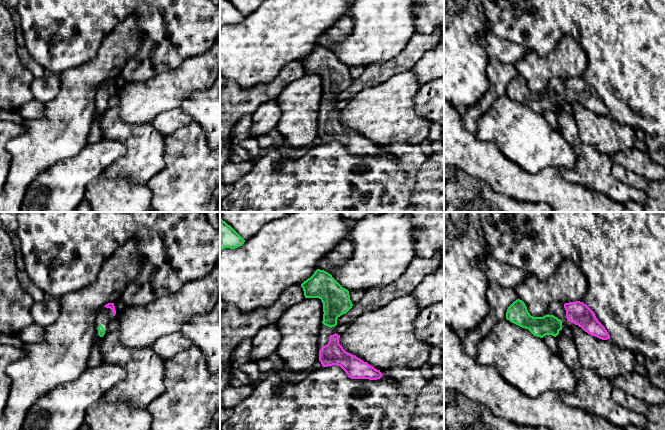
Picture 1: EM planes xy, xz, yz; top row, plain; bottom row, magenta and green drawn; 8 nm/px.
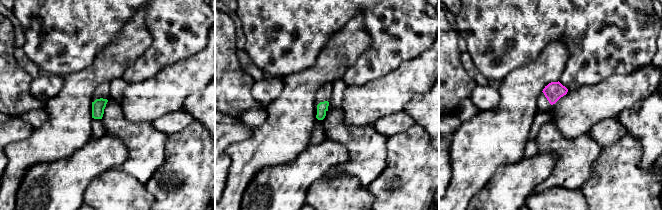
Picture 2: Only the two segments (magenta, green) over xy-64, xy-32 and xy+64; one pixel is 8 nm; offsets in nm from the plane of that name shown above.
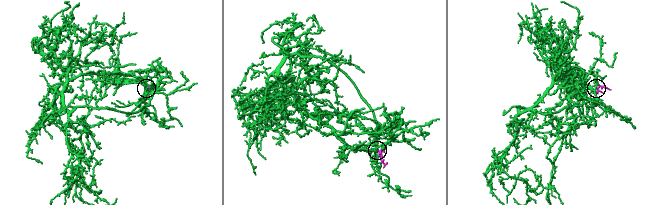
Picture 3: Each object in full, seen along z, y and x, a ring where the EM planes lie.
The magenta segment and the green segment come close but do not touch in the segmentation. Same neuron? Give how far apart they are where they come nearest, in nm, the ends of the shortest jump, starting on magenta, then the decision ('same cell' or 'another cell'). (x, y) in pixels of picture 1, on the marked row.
50 nm apart; from magenta across yz (567, 320), (561, 321); same cell

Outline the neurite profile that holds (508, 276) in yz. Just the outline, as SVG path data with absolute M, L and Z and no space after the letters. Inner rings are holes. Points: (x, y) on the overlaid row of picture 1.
M488 252L477 264L489 280L495 281L505 288L514 289L526 277L526 272L523 270L498 261Z

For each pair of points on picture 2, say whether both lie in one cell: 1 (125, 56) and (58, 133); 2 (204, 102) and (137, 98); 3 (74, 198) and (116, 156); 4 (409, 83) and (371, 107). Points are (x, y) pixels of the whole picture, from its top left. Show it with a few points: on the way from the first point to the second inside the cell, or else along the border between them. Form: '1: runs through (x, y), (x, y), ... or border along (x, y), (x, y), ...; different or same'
1: runs through (104, 68), (75, 97), (70, 112); same
2: border along (204, 88), (189, 95), (181, 108); different
3: runs through (77, 185), (103, 159); same
4: runs through (400, 85), (380, 98); same

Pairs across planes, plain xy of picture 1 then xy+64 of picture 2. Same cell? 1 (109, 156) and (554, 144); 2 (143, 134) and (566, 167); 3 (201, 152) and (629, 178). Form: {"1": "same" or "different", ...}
{"1": "different", "2": "same", "3": "same"}

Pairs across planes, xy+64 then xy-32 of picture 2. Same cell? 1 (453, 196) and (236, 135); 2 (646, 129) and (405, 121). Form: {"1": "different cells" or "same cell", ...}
{"1": "different cells", "2": "different cells"}

